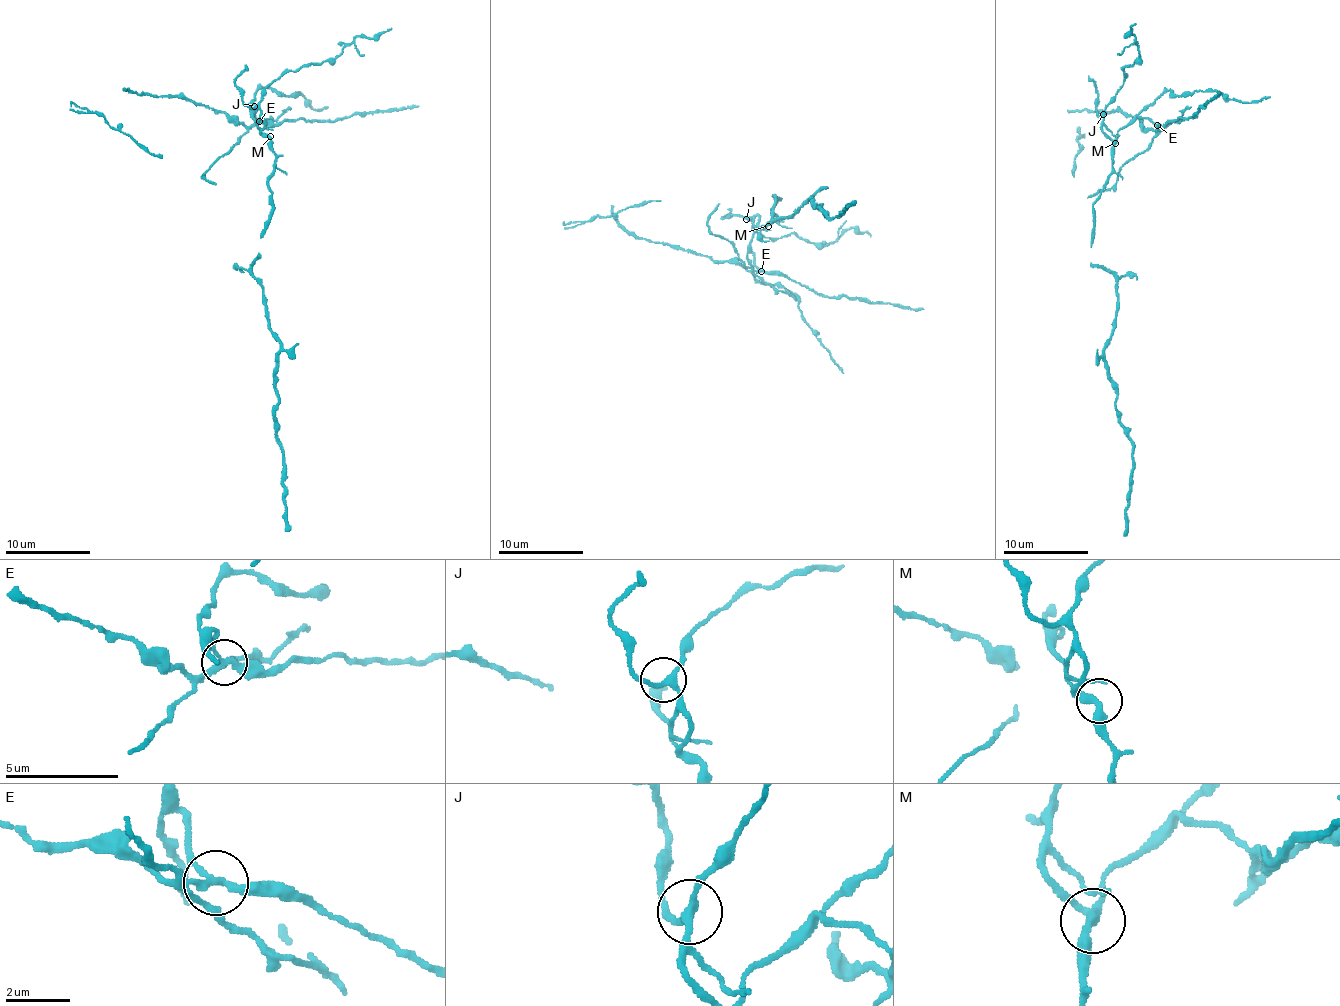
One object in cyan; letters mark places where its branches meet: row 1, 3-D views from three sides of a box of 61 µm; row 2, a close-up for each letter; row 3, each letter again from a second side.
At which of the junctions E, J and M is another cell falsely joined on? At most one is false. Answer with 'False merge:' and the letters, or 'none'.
False merge: E

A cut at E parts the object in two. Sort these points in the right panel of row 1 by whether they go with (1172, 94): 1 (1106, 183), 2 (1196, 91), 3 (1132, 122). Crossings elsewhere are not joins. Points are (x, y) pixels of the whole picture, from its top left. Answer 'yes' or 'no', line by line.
1: yes
2: yes
3: yes

